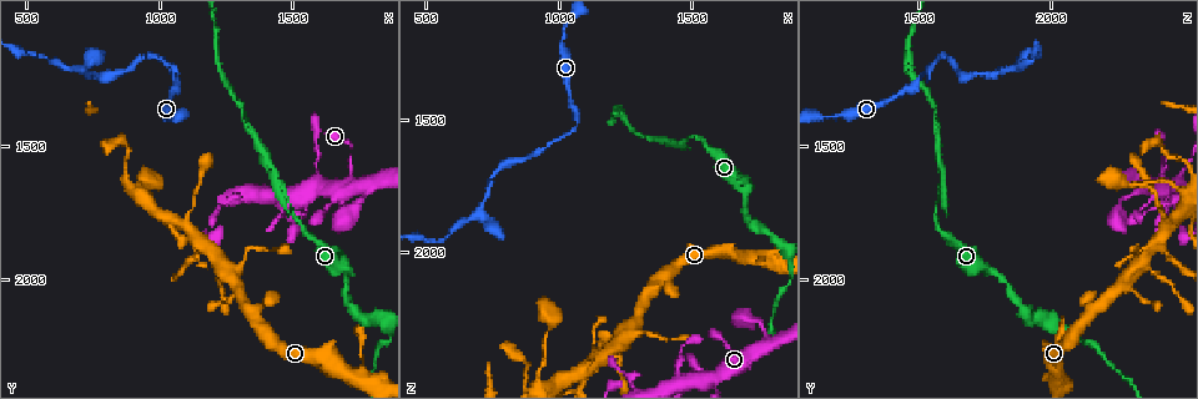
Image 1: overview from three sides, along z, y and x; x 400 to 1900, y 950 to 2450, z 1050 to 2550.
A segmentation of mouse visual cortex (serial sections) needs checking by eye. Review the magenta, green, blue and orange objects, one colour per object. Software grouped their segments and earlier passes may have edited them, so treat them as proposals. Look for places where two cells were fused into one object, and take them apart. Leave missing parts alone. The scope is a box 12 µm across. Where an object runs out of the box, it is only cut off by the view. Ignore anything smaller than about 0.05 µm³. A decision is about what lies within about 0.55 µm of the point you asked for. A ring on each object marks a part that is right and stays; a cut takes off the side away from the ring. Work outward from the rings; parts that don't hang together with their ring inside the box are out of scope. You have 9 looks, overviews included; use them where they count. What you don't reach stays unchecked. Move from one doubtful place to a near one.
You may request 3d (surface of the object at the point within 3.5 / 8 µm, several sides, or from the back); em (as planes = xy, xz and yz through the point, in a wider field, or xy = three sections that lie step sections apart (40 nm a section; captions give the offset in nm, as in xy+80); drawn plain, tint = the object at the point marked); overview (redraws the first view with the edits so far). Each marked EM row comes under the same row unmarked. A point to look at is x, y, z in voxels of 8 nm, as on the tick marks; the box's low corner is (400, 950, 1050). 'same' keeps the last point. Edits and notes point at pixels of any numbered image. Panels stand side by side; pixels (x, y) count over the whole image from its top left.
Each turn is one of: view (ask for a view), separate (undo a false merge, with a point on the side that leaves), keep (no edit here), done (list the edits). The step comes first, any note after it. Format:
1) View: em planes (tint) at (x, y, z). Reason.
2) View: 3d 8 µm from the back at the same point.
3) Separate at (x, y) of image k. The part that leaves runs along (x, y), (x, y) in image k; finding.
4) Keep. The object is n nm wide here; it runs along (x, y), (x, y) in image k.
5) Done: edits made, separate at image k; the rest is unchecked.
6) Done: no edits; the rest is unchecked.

View: 3d 3.5 µm at (1690, 1960, 1780). Calibre changes.

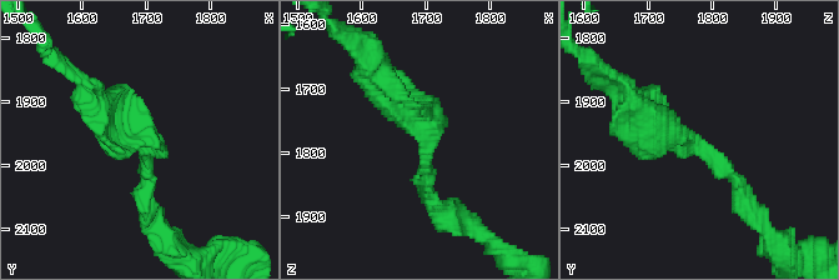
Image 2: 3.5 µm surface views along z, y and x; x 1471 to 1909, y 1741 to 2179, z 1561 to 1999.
View: em planes (tint) at (1695, 1970, 1780).

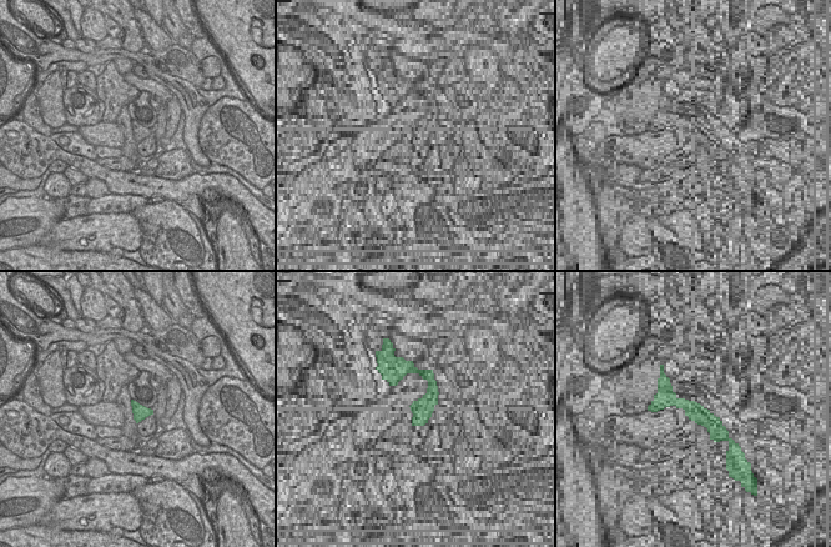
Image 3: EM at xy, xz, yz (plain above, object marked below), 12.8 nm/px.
Keep. It runs along (637, 109), (707, 148), (752, 209) in image 2; continuous, no second cell.

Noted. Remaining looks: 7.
View: 3d 8 µm at (1290, 2020, 2270). Sharp bend.

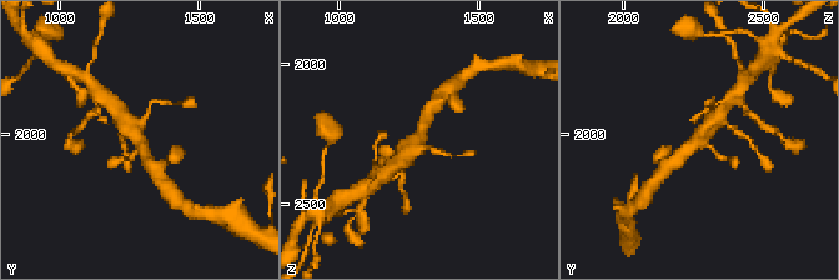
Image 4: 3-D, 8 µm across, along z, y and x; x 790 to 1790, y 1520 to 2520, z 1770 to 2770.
View: em xy step 5 (tint) at (1290, 2010, 2270). Shape alone is not enough.

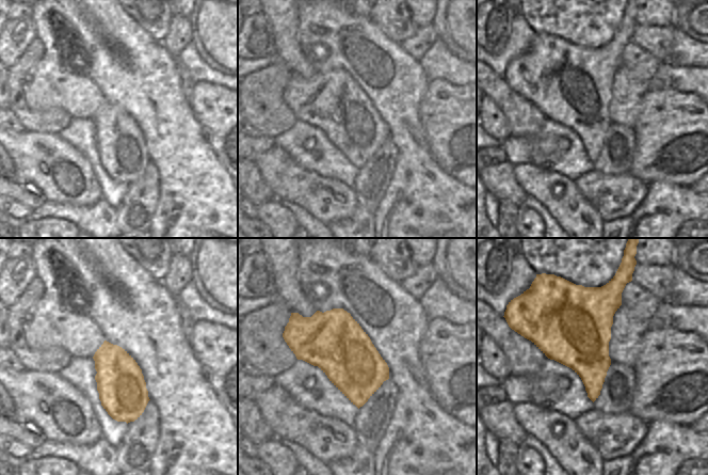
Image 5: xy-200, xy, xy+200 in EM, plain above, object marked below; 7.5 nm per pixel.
Keep. It runs along (674, 164), (721, 113) in image 4; all the same cell.

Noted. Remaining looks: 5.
View: 3d 3.5 µm at (1540, 1700, 2480). Sharp bend.

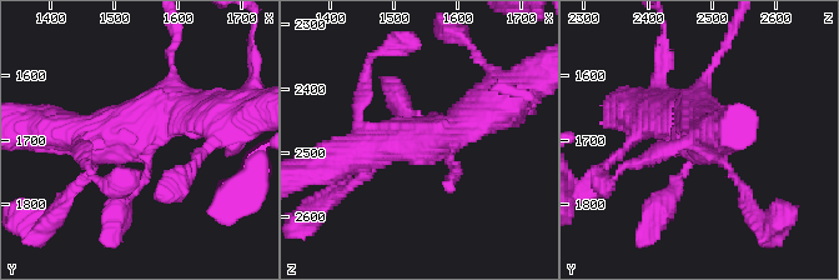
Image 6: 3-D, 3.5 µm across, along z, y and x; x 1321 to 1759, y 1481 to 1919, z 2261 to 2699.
View: em xy step 2 (tint) at (1540, 1700, 2470).

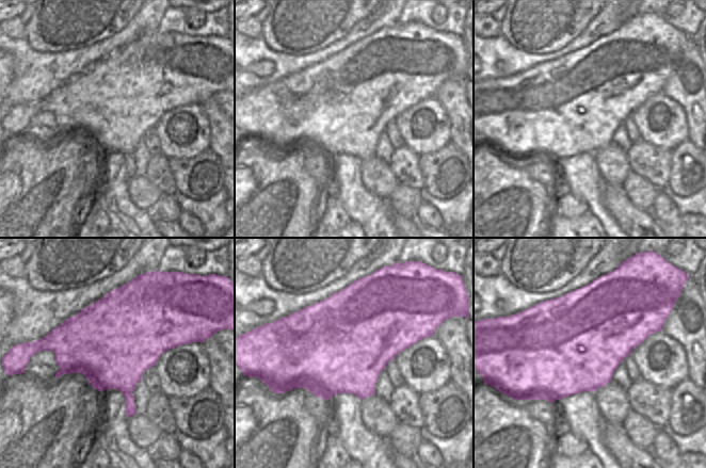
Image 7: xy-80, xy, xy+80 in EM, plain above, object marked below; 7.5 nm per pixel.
Keep. It runs along (486, 109), (428, 141), (328, 164) in image 6; continuous, no second cell.

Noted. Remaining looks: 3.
View: 3d 3.5 µm at (710, 1220, 1850). Sharp bend.

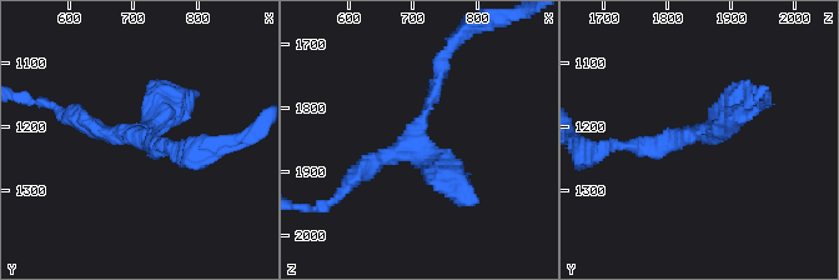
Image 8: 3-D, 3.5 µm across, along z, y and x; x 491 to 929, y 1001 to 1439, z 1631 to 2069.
View: em xy step 5 (tint) at (705, 1215, 1845).

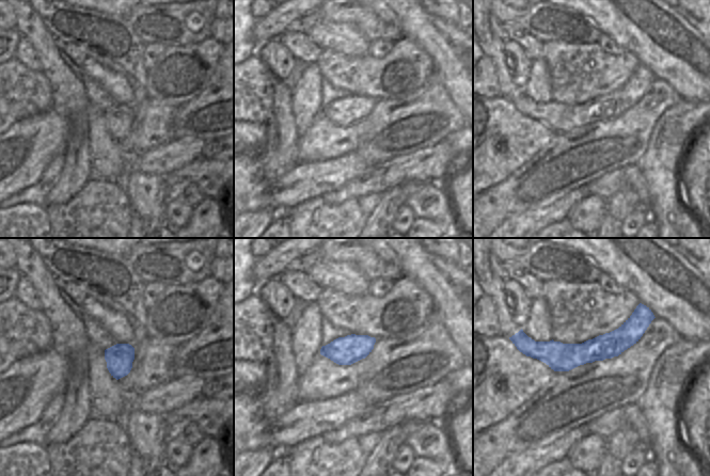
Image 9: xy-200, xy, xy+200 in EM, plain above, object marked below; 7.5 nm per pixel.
View: em xy step 2 (tint) at the same point.

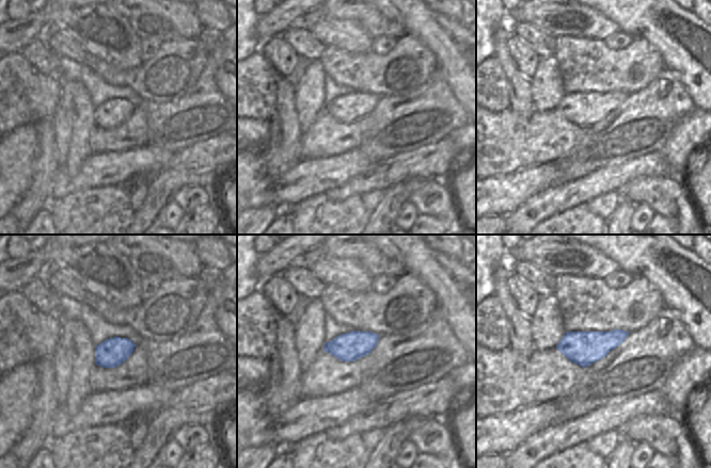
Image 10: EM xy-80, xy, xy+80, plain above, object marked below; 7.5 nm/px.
Keep. 3 arms meet here; the arms are 200, 250, 300 nm wide; it runs along (623, 145), (717, 130), (752, 95) in image 8; continuous, no second cell.

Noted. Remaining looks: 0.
Done: no edits; the rest is unchecked.

